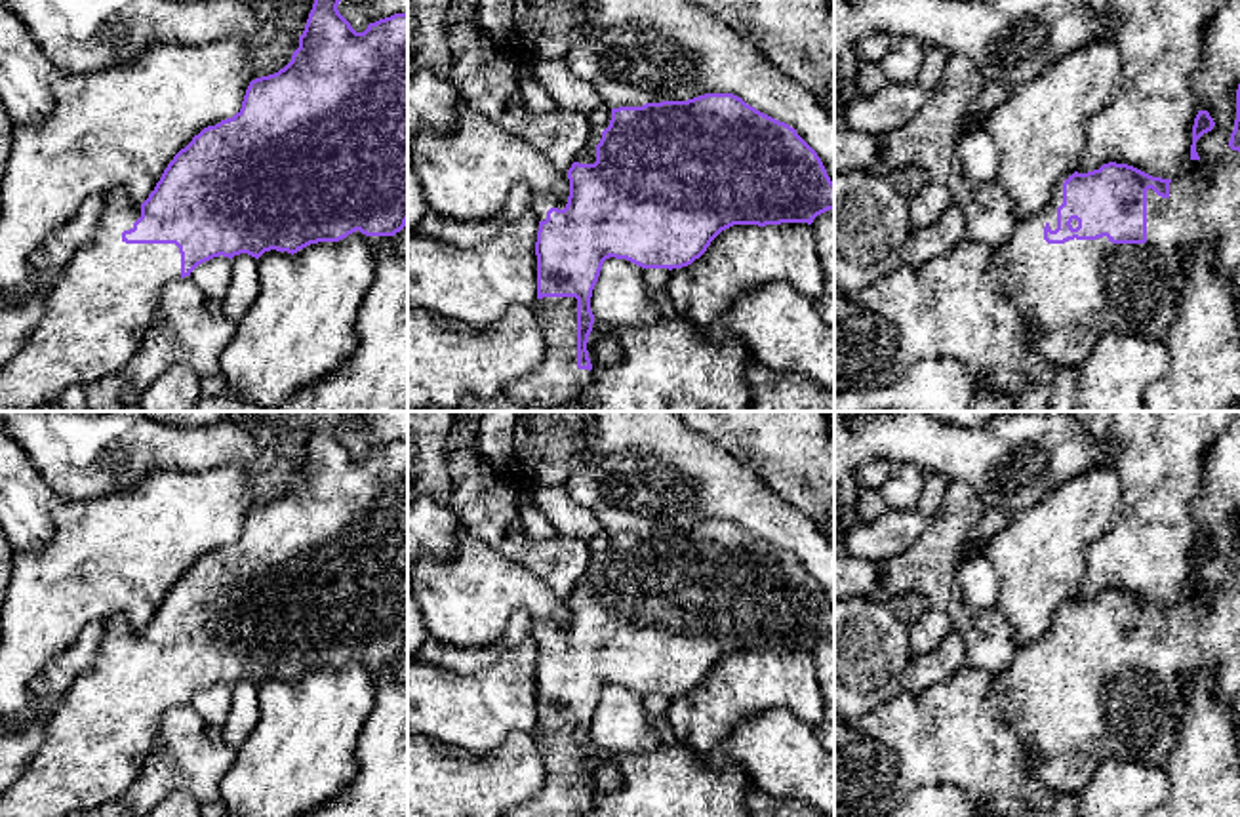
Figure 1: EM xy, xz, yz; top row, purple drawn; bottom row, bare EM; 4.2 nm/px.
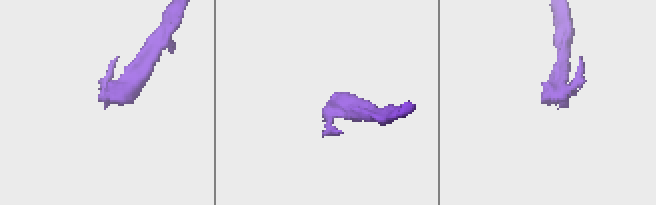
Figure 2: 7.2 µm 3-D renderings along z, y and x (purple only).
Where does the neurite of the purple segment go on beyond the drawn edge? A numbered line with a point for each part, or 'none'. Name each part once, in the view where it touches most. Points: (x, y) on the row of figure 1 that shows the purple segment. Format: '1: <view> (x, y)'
1: yz (1071, 294)

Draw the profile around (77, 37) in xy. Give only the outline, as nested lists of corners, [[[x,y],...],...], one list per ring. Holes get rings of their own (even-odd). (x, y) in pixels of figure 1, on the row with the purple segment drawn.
[[[4,0],[55,74],[128,65],[152,42],[248,38],[259,19],[246,0]]]

